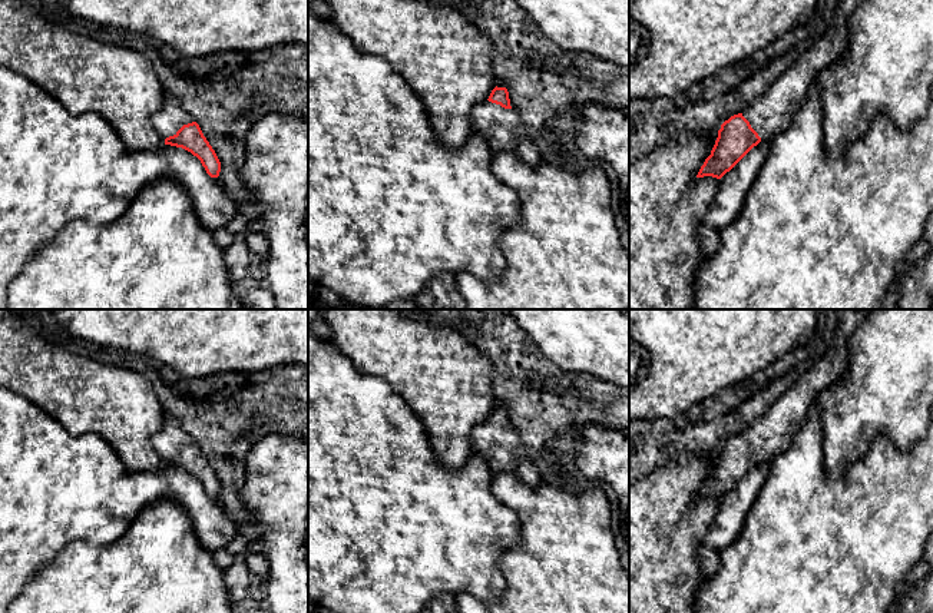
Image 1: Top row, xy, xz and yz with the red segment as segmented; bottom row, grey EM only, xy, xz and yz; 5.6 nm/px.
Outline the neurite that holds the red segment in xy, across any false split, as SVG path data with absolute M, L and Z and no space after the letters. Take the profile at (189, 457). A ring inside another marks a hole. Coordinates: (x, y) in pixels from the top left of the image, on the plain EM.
M165 414L163 425L152 437L156 453L165 460L165 465L182 468L196 477L211 498L218 498L221 483L204 457L199 445L189 437L182 425Z

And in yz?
M838 309L838 327L828 352L764 412L750 430L721 445L718 458L697 498L721 500L761 461L785 453L800 431L817 394L844 374L850 338L869 309Z

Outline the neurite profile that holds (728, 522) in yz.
M761 461L719 500L712 521L714 528L704 537L705 546L721 550L741 536L747 516L770 474L770 468L771 461Z

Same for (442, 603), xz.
M453 596L433 597L421 613L459 613Z

